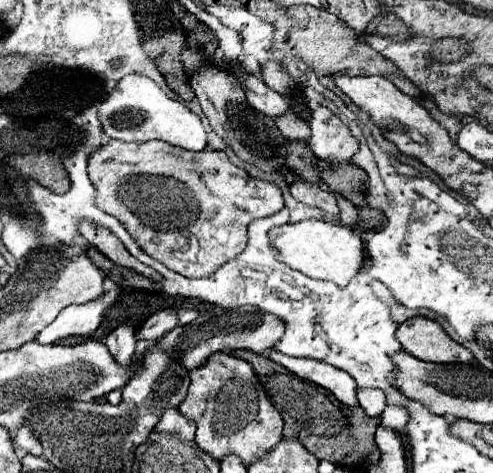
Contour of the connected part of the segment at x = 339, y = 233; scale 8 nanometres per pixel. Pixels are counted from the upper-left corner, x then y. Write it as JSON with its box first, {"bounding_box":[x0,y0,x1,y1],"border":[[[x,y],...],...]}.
{"bounding_box":[269,219,363,287],"border":[[[305,219],[299,223],[287,223],[281,227],[273,227],[269,231],[271,247],[277,251],[277,259],[289,265],[295,271],[311,279],[331,281],[337,287],[345,287],[363,265],[363,241],[361,237],[339,223],[329,223],[321,219]]]}

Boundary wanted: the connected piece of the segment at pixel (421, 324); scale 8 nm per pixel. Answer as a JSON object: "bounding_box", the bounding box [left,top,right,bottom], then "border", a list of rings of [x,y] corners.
{"bounding_box":[395,317,471,363],"border":[[[411,317],[395,331],[397,341],[409,355],[431,363],[467,363],[471,351],[455,343],[439,323],[427,317]]]}

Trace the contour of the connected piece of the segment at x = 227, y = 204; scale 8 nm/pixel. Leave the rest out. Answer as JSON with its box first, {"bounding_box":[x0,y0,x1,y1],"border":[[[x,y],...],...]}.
{"bounding_box":[87,141,283,277],"border":[[[109,141],[107,145],[101,145],[97,147],[89,159],[87,159],[87,173],[89,173],[89,179],[95,187],[95,205],[109,213],[109,215],[115,215],[123,225],[125,229],[129,231],[129,235],[137,241],[137,245],[153,259],[159,259],[165,267],[169,267],[171,271],[183,275],[183,277],[207,277],[211,275],[213,271],[217,271],[217,267],[221,267],[223,263],[231,261],[233,257],[237,257],[243,247],[247,245],[247,225],[259,217],[269,217],[277,211],[283,209],[283,197],[281,197],[281,191],[271,185],[271,183],[265,183],[265,181],[259,181],[259,179],[253,179],[249,177],[243,169],[235,167],[227,155],[223,151],[185,151],[181,147],[175,147],[175,145],[169,145],[169,143],[163,143],[163,141],[145,141],[145,143],[125,143],[125,141]]]}

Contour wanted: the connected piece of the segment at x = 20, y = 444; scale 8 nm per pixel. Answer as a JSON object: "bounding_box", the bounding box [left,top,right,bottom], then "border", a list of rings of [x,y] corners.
{"bounding_box":[13,425,41,457],"border":[[[23,425],[23,427],[17,431],[13,445],[15,445],[15,451],[17,451],[19,457],[23,457],[23,455],[27,455],[27,453],[31,453],[31,455],[41,455],[41,443],[39,443],[39,439],[35,437],[35,433],[33,433],[33,429],[31,429],[29,425]]]}

